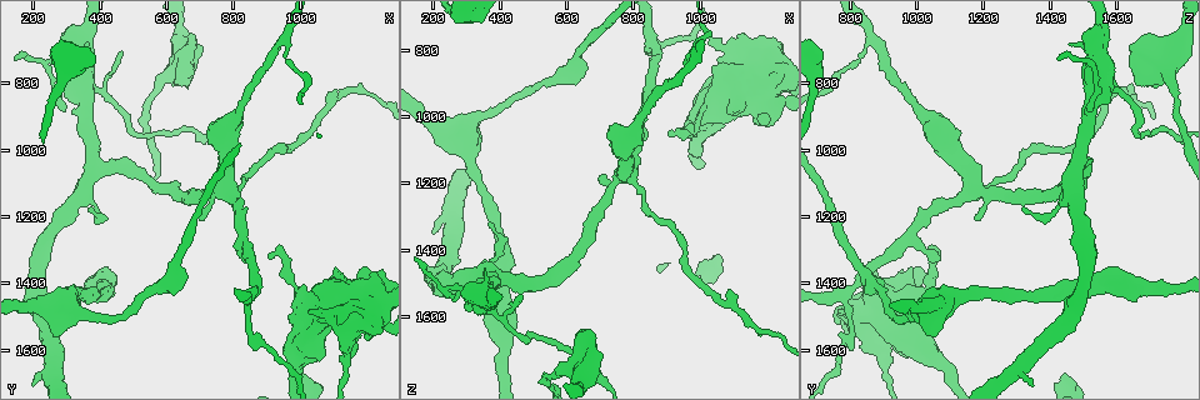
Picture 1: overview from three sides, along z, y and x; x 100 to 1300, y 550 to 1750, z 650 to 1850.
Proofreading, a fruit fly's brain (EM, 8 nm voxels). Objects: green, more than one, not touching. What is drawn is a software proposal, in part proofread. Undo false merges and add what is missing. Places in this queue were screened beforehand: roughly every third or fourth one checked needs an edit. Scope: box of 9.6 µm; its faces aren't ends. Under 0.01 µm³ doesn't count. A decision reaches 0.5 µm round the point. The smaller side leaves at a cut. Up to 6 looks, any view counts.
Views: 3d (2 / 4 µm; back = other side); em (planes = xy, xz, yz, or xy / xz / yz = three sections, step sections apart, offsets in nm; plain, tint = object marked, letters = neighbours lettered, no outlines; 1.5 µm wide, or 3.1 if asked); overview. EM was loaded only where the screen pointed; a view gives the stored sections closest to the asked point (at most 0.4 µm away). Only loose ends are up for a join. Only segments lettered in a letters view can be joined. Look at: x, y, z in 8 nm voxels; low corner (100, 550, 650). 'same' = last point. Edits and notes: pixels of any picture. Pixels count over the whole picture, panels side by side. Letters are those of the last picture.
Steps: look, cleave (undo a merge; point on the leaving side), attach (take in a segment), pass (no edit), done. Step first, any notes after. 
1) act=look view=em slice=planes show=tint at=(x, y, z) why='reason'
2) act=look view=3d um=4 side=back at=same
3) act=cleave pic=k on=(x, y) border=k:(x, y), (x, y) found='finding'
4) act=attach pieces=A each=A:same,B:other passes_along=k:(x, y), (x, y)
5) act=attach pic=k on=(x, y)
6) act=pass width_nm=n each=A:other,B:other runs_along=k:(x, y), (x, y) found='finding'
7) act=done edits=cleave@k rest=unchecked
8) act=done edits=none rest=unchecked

act=look view=em slice=planes show=letters at=(1210, 1360, 880) why='free end'

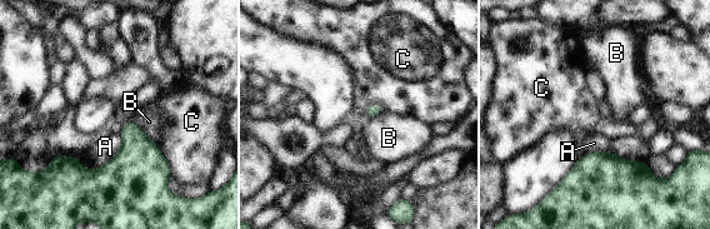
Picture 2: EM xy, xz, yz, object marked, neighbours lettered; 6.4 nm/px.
act=pass each=A:other,B:other,C:other border=2:(154, 143), (170, 168), (170, 175) found='no lettered segment goes on from it'

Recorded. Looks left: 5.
act=look view=em slice=planes show=letters at=(1020, 1490, 770) why='thick end'

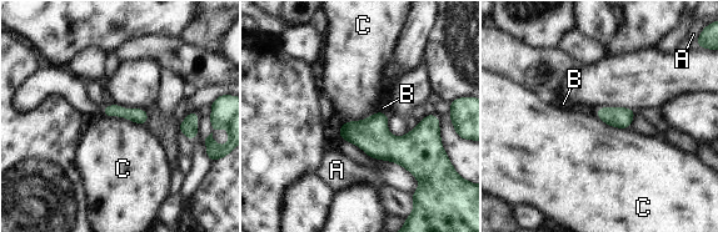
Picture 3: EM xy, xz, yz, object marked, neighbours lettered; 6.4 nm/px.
act=pass each=A:other,B:other,C:other runs_along=3:(105, 110), (118, 110), (144, 117) found='none of them fits'

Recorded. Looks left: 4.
act=look view=em slice=planes show=letters at=(960, 1330, 1050) why='abrupt turn'

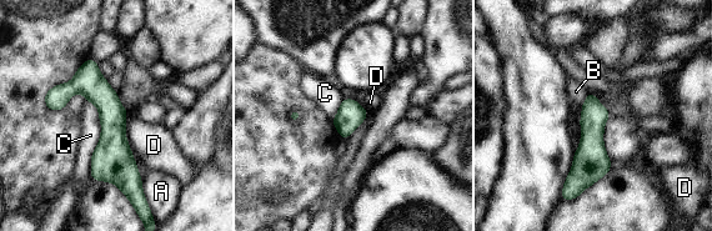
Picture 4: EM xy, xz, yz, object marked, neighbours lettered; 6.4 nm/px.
act=pass width_nm=160 each=A:other,B:other,C:other,D:other runs_along=4:(89, 63), (128, 187) found='all the same cell'

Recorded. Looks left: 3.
act=done edits=none rest=unchecked

